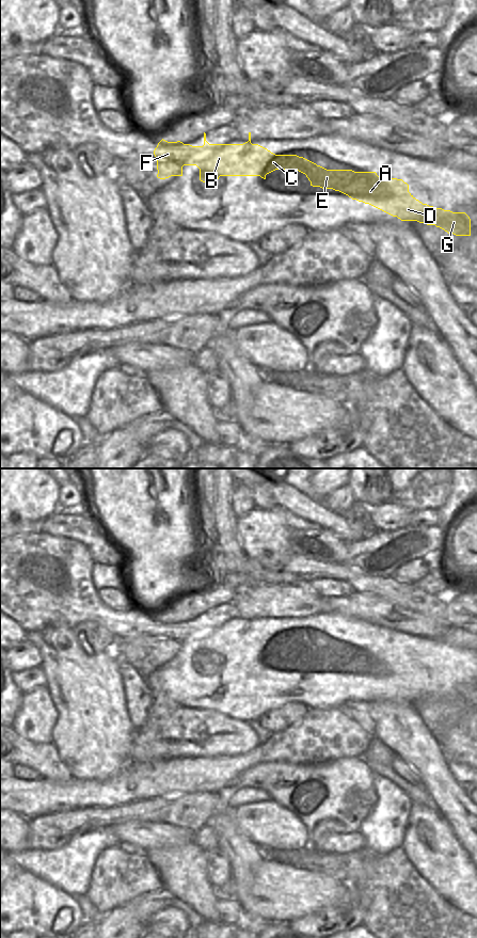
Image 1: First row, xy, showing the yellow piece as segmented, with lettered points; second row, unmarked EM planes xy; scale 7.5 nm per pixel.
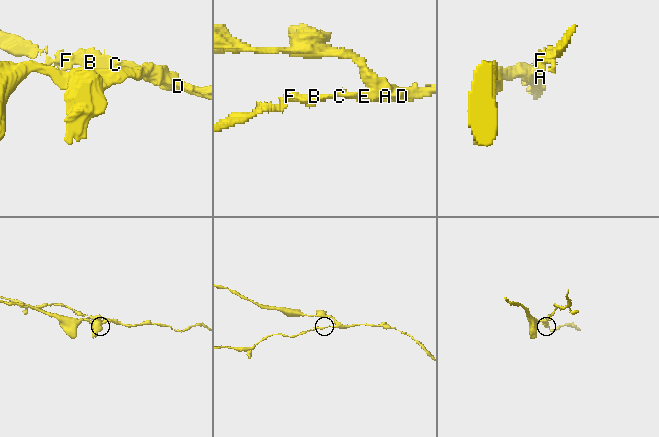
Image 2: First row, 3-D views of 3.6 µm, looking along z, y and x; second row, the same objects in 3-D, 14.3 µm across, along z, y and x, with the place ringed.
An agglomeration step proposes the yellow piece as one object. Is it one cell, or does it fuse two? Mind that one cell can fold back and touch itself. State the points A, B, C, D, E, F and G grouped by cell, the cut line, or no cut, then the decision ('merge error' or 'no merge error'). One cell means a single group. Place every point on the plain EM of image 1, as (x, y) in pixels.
groups A D E G / B C F; cut xy (317, 644), (315, 658), (312, 663); merge error

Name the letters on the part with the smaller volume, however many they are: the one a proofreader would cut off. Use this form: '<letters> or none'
B, C, F

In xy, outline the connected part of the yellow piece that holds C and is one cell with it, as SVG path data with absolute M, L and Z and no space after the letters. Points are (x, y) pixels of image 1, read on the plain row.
M204 610L204 623L192 624L180 619L168 620L161 618L154 629L157 636L157 655L165 657L171 654L182 654L184 643L196 643L200 647L200 658L218 658L220 654L260 654L266 657L266 653L275 648L297 648L306 653L313 664L317 642L297 633L275 633L267 626L251 621L251 610L249 619L243 622L209 622Z

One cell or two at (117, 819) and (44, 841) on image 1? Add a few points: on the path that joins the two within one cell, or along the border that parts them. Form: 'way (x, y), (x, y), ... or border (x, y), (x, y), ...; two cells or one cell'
border (91, 812), (82, 830), (81, 841); two cells

